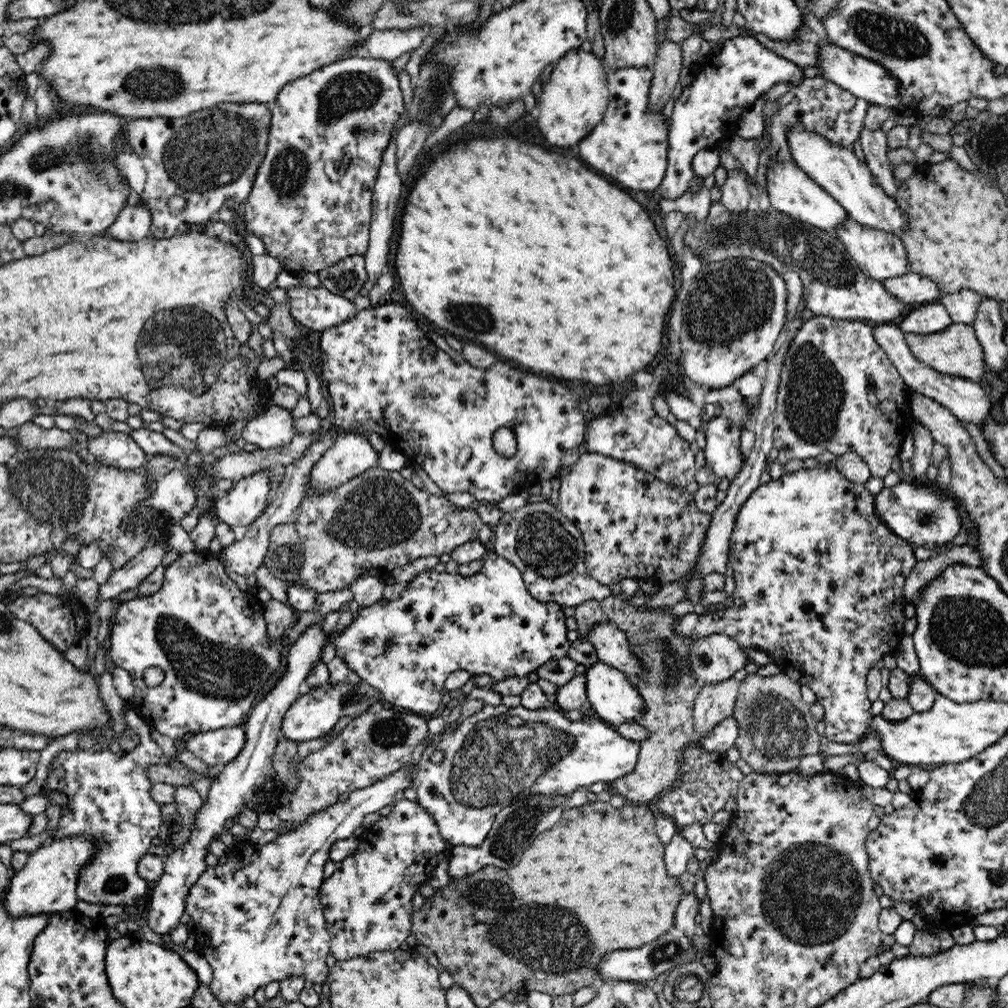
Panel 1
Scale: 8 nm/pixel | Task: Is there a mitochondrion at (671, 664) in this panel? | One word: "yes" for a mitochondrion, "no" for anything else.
yes

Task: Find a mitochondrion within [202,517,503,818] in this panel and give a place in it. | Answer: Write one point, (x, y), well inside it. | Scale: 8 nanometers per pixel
(386, 734)

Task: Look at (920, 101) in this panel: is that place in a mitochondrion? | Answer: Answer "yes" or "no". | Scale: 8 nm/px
no

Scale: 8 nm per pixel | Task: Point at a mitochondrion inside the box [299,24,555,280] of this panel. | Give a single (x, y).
(345, 96)

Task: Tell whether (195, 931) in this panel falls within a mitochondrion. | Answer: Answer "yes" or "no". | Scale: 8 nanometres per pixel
no

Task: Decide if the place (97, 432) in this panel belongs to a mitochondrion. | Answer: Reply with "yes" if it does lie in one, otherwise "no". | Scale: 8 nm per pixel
no

